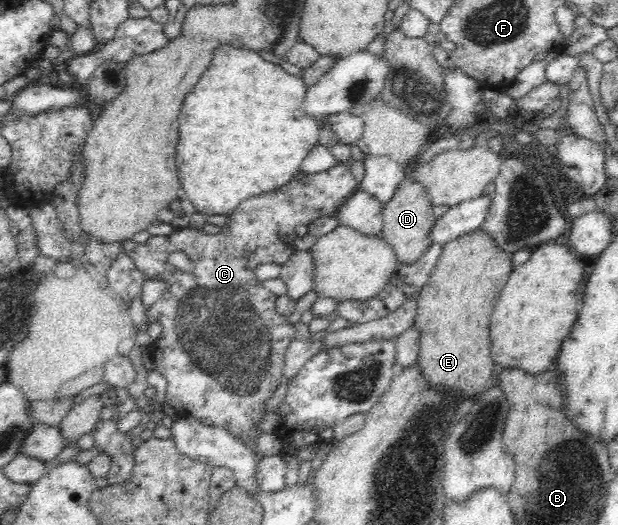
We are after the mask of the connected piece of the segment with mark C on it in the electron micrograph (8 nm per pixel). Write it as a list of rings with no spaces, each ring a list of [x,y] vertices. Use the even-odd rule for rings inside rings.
[[[339,163],[337,166],[327,169],[318,174],[302,175],[298,177],[296,175],[288,184],[281,186],[277,191],[266,193],[252,199],[245,200],[240,204],[234,212],[229,215],[229,219],[226,222],[226,226],[222,227],[220,234],[205,234],[203,230],[194,230],[191,227],[180,228],[174,234],[170,236],[151,236],[151,238],[144,243],[136,243],[132,239],[126,239],[123,243],[123,250],[134,261],[136,268],[142,273],[145,278],[160,278],[168,283],[168,290],[165,294],[159,298],[148,310],[147,318],[149,322],[159,322],[162,326],[161,334],[154,340],[154,350],[156,350],[153,361],[155,362],[155,372],[167,380],[167,391],[165,396],[165,402],[176,411],[177,417],[192,417],[198,419],[202,424],[206,426],[221,426],[224,427],[232,436],[235,436],[238,440],[246,444],[248,441],[253,441],[257,444],[259,437],[264,433],[260,429],[260,423],[263,416],[268,410],[266,410],[267,400],[270,395],[277,389],[277,386],[284,379],[283,369],[284,357],[288,344],[294,339],[294,329],[288,319],[277,311],[276,299],[277,296],[270,292],[267,288],[261,285],[261,281],[256,277],[256,267],[263,263],[285,263],[291,256],[291,252],[287,249],[294,243],[296,239],[295,229],[298,226],[310,225],[312,222],[316,222],[316,219],[335,216],[338,210],[338,206],[346,200],[346,196],[350,196],[354,190],[359,186],[359,182],[351,172],[351,168],[348,165]],[[172,251],[184,251],[184,254],[194,261],[195,269],[192,274],[174,270],[174,268],[168,264],[168,257]]]

